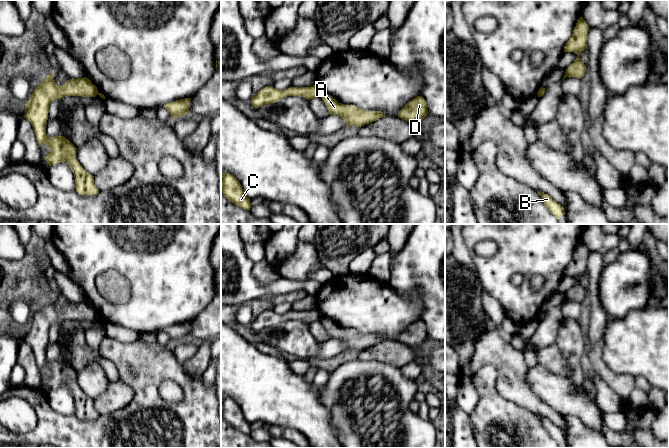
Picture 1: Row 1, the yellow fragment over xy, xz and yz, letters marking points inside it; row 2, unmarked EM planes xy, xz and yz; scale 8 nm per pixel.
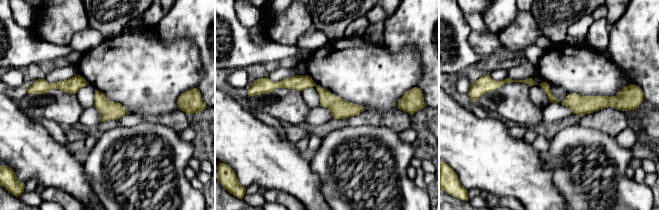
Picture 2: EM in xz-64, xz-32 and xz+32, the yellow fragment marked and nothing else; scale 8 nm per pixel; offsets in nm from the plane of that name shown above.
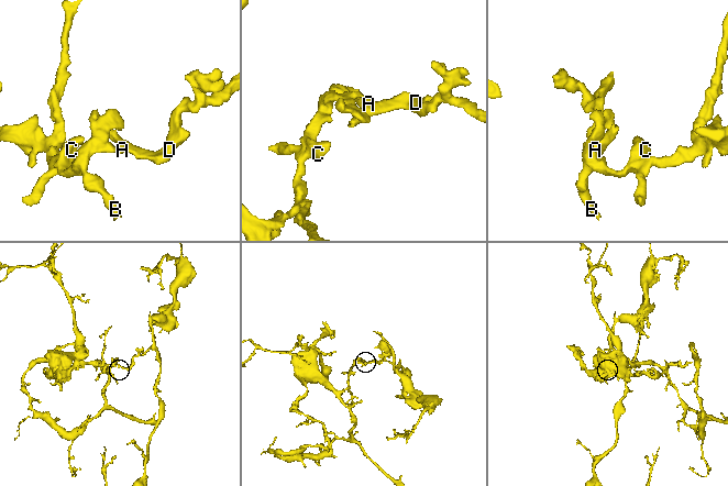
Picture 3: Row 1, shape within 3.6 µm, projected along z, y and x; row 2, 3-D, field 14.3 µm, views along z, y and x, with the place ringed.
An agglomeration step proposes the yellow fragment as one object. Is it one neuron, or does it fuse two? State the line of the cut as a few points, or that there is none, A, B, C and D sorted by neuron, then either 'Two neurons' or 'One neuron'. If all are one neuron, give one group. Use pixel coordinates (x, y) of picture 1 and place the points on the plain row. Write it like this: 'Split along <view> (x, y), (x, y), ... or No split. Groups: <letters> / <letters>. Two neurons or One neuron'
Split along xz (322, 316), (319, 319). Groups: A D / B C. Two neurons

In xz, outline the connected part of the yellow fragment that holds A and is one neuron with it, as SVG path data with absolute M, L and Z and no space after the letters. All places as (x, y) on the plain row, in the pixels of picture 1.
M321 317L320 321L324 325L330 339L338 339L345 346L346 351L357 350L361 351L371 346L385 341L381 335L368 335L357 332L355 329L345 329L339 327L335 322L327 317Z

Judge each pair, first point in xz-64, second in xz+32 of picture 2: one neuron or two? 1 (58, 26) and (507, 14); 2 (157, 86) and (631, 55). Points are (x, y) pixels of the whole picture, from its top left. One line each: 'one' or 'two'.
1: two
2: two

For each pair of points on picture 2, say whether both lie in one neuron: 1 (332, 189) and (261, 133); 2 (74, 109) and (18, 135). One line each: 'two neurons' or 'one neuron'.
1: two neurons
2: two neurons

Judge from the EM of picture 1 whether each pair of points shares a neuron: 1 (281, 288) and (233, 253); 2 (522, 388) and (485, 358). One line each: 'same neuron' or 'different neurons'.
1: same neuron
2: same neuron

